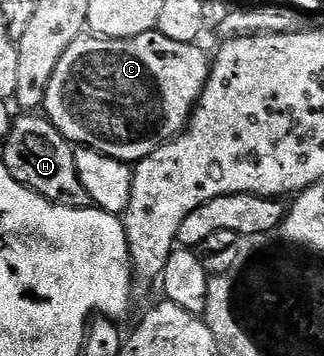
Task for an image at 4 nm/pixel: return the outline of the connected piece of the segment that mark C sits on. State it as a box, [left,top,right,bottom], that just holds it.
[43,30,210,162]

